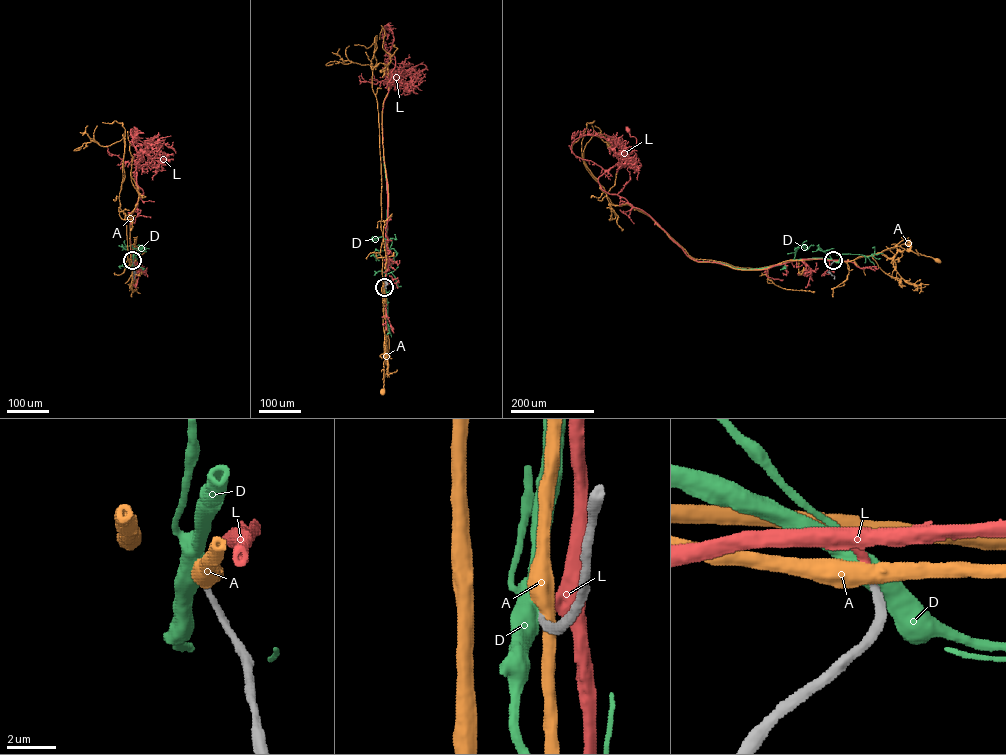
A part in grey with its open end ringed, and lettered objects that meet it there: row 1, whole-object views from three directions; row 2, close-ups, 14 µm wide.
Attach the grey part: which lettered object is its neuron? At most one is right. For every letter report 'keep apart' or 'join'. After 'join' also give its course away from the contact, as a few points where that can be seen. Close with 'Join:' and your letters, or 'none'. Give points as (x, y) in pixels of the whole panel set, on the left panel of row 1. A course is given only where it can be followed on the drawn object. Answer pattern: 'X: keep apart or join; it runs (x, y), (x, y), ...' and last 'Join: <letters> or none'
A: keep apart
D: keep apart
L: join; it runs (132, 260), (135, 270), (130, 222), (143, 194), (136, 181), (141, 153), (136, 129)
Join: L

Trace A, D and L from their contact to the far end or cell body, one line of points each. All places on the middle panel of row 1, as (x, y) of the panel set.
A: (384, 287), (389, 347), (383, 390)
D: (384, 287), (388, 197), (383, 156)
L: (384, 287), (387, 197), (382, 110), (395, 63), (388, 52), (387, 68), (393, 79), (388, 90), (388, 81)

